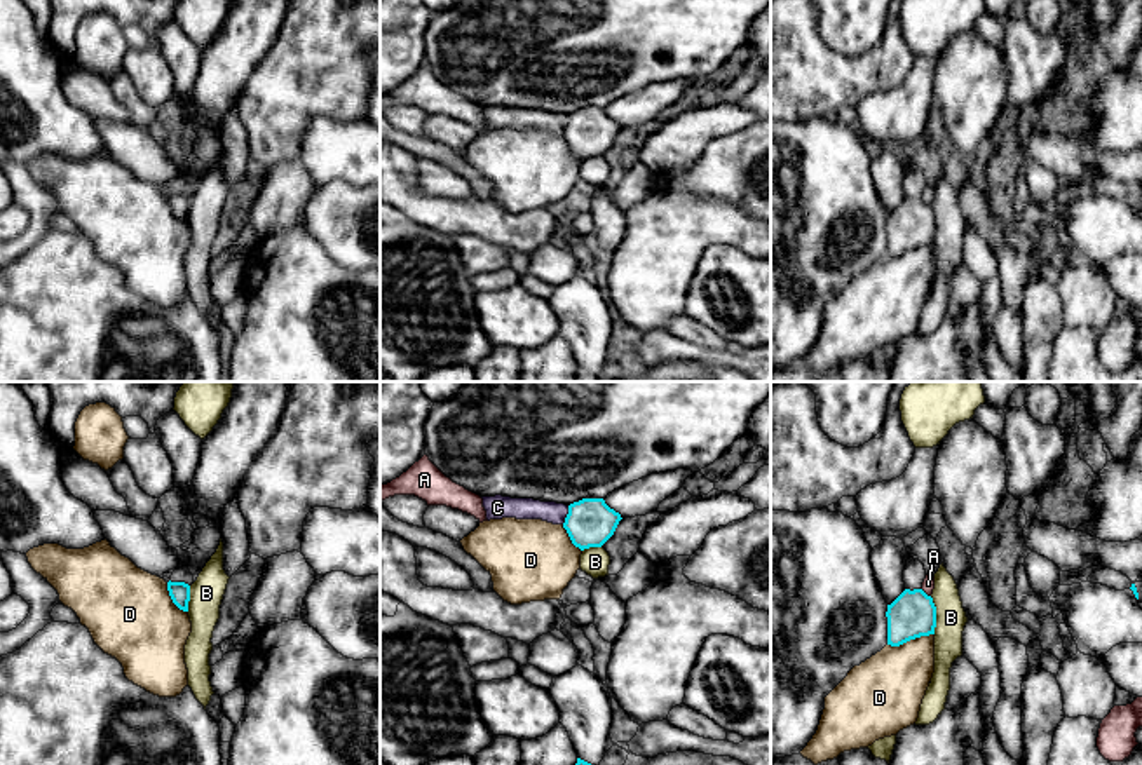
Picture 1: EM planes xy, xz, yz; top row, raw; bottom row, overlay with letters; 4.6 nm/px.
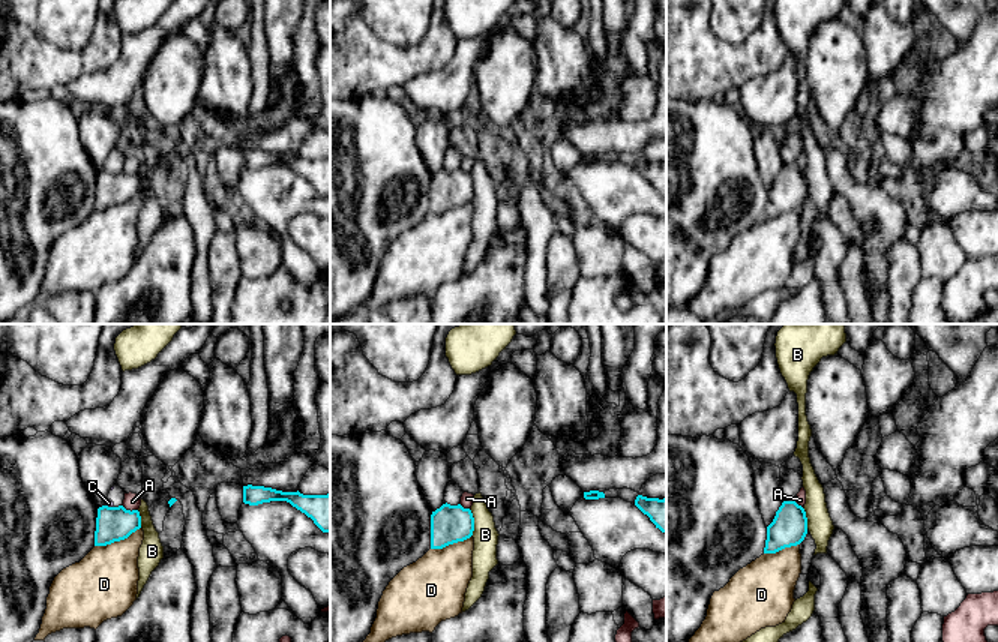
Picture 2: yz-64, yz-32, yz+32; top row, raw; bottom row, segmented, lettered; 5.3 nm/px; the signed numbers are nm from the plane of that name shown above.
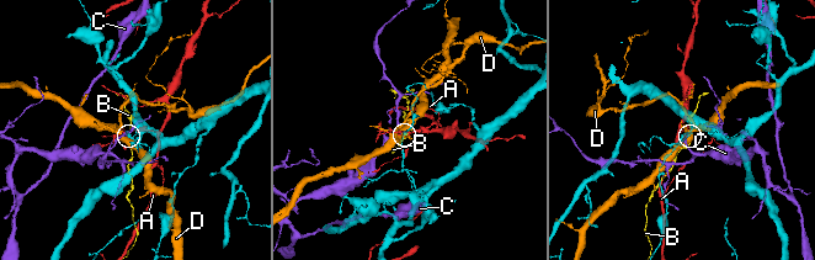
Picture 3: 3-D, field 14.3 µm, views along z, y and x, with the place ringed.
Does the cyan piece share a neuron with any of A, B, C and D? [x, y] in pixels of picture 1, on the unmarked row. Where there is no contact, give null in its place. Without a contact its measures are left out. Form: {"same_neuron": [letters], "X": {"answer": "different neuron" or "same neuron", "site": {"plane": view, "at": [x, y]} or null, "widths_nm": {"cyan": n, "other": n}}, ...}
{"same_neuron": [], "A": {"answer": "different neuron", "site": {"plane": "yz", "at": [924, 203]}, "widths_nm": {"cyan": 220, "other": 60}}, "B": {"answer": "different neuron", "site": {"plane": "yz", "at": [935, 225]}, "widths_nm": {"cyan": 220, "other": 140}}, "C": {"answer": "different neuron", "site": {"plane": "xz", "at": [567, 124]}, "widths_nm": {"cyan": 220, "other": 100}}, "D": {"answer": "different neuron", "site": {"plane": "yz", "at": [910, 248]}, "widths_nm": {"cyan": 220, "other": 320}}}

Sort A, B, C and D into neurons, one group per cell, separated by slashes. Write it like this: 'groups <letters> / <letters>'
groups A / B / C / D

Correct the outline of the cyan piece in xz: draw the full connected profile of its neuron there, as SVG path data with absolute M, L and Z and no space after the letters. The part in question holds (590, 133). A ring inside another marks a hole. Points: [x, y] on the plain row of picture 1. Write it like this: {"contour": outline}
{"contour": "M582 108L568 115L563 138L572 153L581 160L602 157L615 141L621 124L610 118L603 108Z"}

